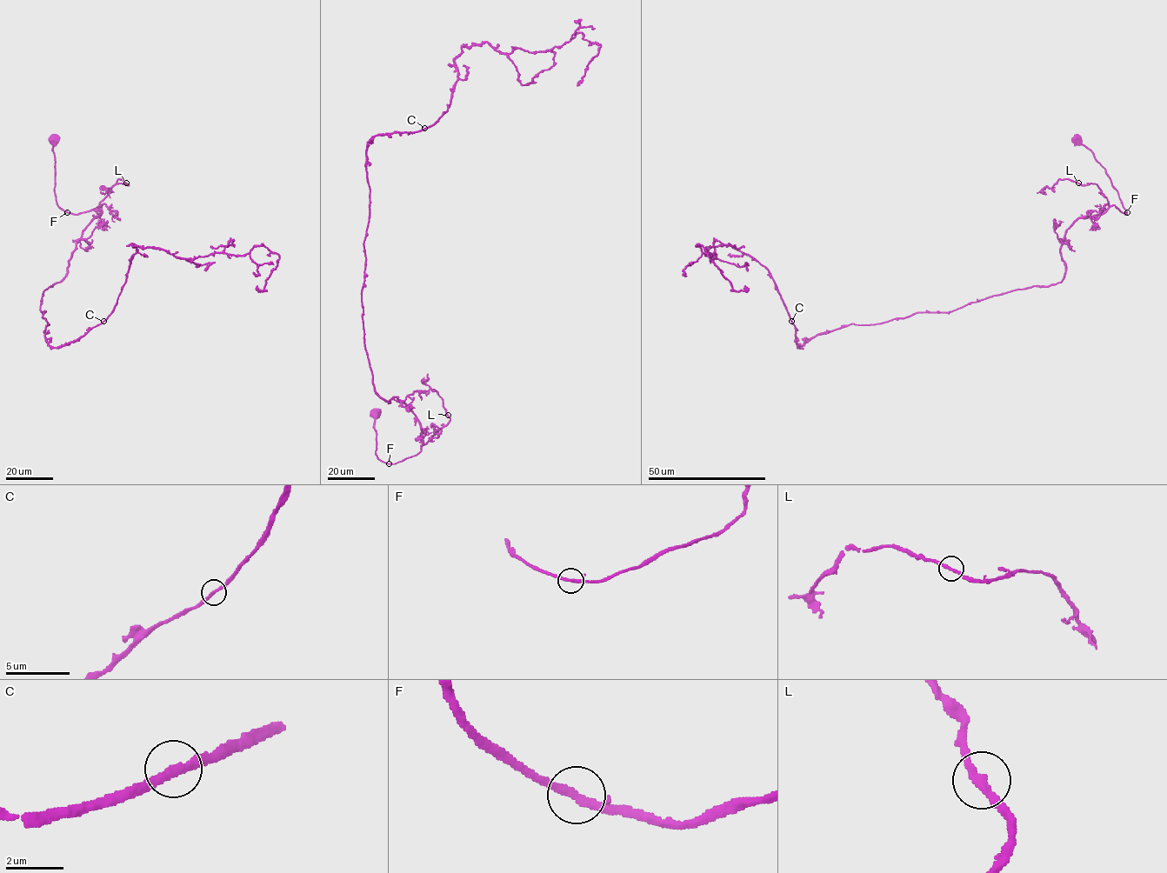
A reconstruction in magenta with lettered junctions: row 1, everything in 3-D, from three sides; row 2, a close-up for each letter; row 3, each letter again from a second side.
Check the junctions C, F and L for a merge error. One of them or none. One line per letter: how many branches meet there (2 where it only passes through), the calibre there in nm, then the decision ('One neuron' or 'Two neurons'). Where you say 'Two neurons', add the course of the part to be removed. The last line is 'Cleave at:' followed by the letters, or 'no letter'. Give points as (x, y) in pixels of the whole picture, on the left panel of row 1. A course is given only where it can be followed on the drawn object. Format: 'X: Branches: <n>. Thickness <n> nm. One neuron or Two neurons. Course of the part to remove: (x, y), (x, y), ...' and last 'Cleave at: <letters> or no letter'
C: Branches: 2. Thickness 260 nm. One neuron
F: Branches: 2. Thickness 240 nm. One neuron
L: Branches: 2. Thickness 240 nm. One neuron
Cleave at: no letter

